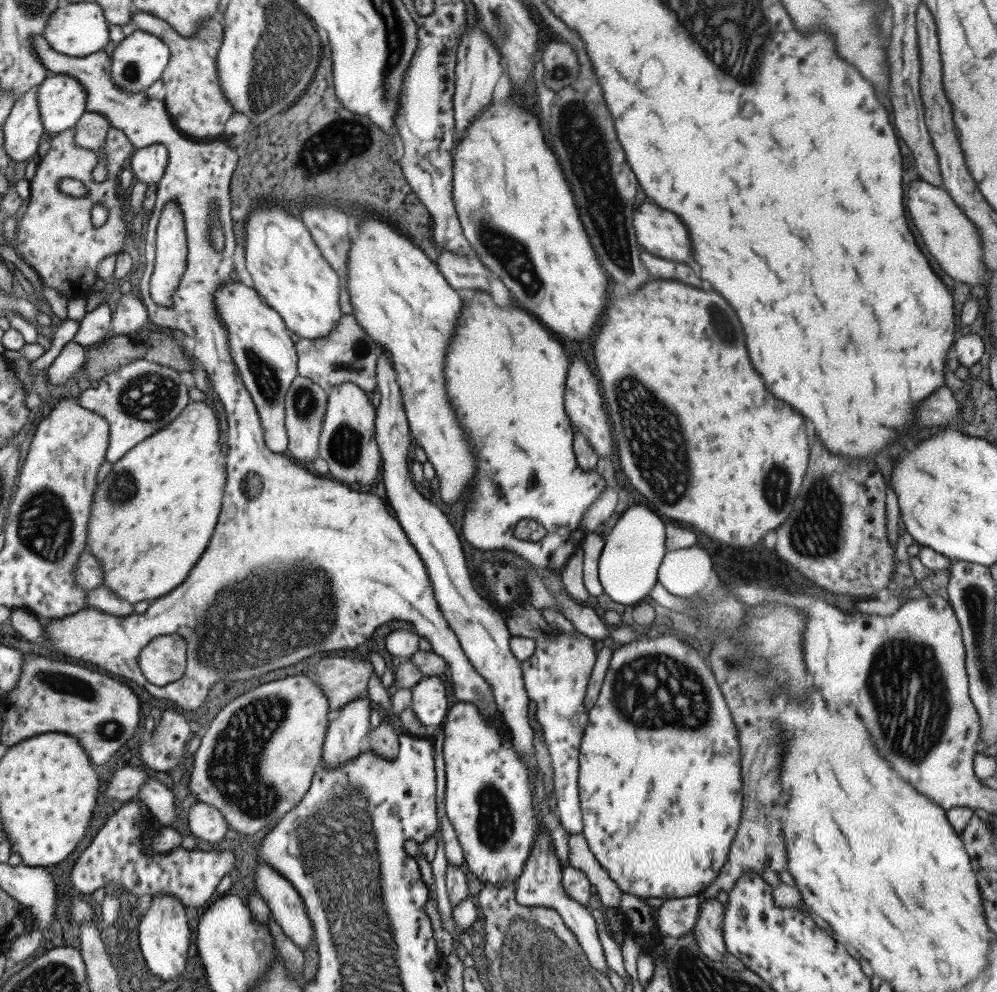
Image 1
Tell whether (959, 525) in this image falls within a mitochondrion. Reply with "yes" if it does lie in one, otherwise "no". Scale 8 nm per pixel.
no

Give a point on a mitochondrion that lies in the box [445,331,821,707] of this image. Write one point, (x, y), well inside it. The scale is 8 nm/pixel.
(657, 450)

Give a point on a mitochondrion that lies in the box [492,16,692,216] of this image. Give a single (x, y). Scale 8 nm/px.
(559, 73)

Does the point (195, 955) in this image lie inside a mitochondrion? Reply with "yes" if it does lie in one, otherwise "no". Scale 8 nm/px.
no

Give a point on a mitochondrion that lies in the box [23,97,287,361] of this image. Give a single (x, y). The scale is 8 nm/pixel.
(138, 341)

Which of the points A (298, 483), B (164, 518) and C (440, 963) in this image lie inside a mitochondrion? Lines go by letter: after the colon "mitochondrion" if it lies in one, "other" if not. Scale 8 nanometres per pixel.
A: other
B: other
C: other

